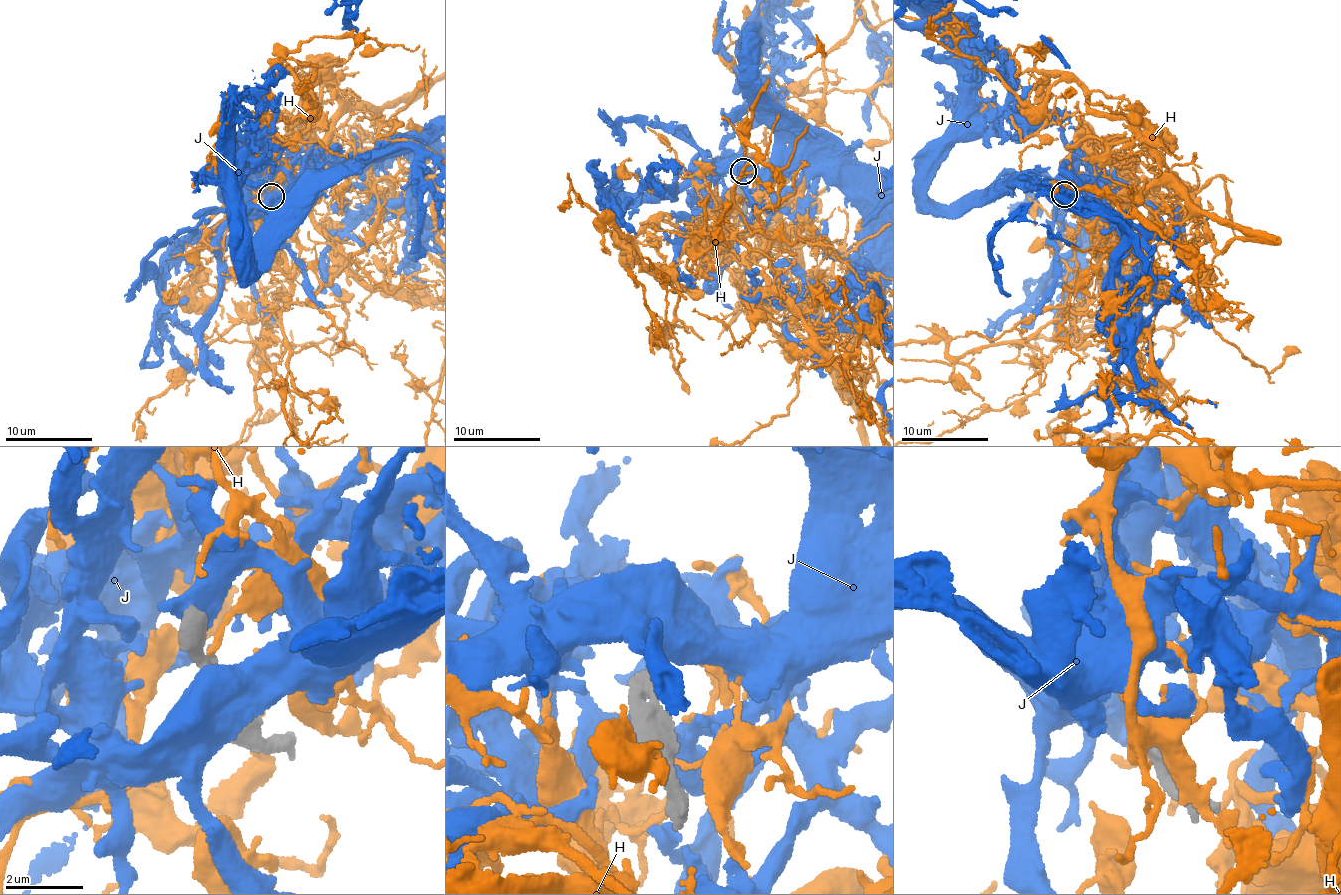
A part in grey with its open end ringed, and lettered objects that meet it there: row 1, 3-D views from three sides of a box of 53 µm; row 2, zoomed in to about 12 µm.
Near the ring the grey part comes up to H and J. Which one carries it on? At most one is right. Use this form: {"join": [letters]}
{"join": ["J"]}

